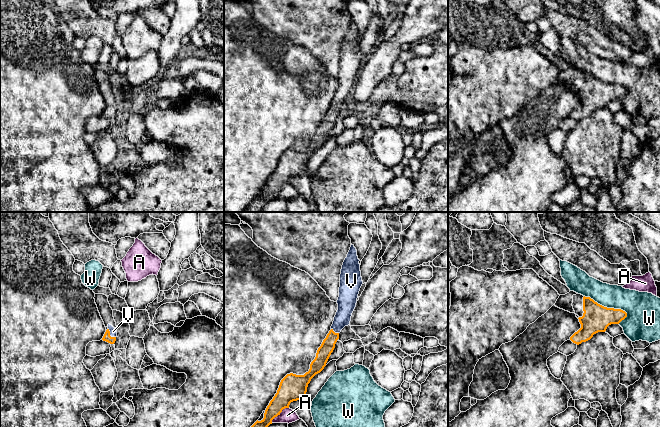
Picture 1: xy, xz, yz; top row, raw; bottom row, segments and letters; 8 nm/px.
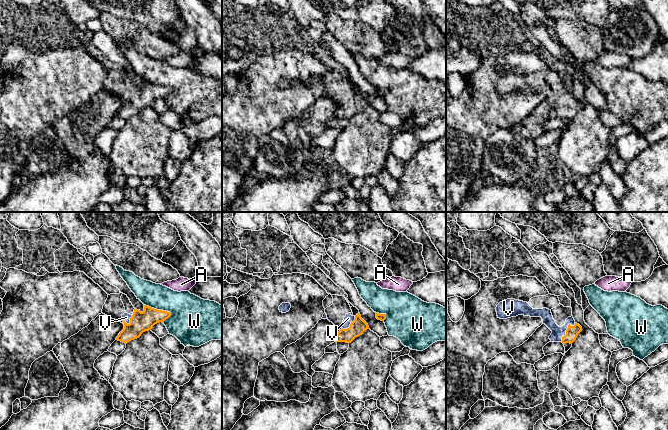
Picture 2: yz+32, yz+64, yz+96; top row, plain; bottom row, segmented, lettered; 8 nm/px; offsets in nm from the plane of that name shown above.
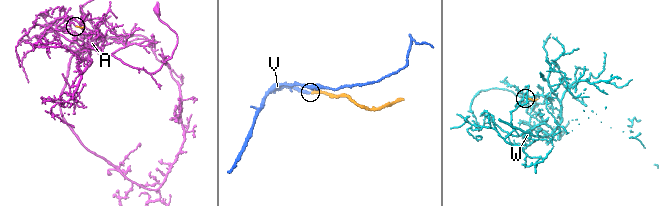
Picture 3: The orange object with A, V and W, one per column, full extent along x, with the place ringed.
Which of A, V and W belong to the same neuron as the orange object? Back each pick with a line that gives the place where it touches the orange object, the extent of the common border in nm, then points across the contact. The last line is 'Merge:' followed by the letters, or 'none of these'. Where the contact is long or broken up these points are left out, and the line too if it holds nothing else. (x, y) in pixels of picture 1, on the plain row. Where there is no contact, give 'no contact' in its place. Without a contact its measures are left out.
V: contact xy (109, 110); length 100 nm; way xy (106, 113), (109, 110), (113, 107)
Merge: V

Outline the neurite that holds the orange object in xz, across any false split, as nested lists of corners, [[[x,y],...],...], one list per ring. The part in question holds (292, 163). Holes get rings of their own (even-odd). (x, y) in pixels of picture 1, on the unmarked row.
[[[351,20],[345,34],[341,50],[338,86],[334,93],[331,106],[318,124],[315,135],[310,140],[310,145],[304,151],[287,150],[280,158],[277,169],[267,182],[264,194],[256,197],[244,212],[261,212],[263,207],[272,200],[272,196],[280,191],[283,185],[289,184],[293,177],[306,173],[307,163],[311,155],[320,149],[333,128],[339,115],[339,109],[350,101],[352,89],[356,83],[358,70],[363,60],[357,26]]]

